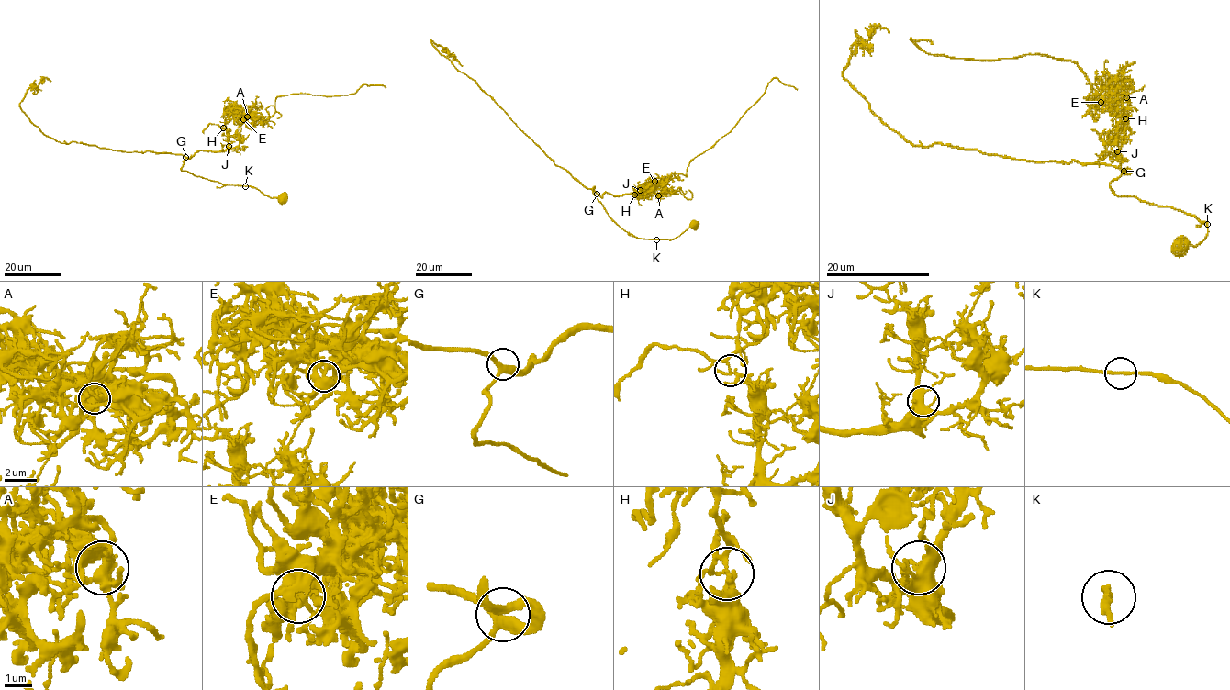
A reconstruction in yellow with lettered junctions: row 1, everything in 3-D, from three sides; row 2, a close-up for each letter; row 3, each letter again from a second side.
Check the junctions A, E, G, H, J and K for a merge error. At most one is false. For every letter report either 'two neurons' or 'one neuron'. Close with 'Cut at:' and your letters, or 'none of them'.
A: one neuron
E: one neuron
G: one neuron
H: two neurons
J: one neuron
K: one neuron
Cut at: H

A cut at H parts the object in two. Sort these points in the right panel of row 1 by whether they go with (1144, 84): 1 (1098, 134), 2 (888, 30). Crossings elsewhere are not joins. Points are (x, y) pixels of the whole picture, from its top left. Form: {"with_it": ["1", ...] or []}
{"with_it": []}

